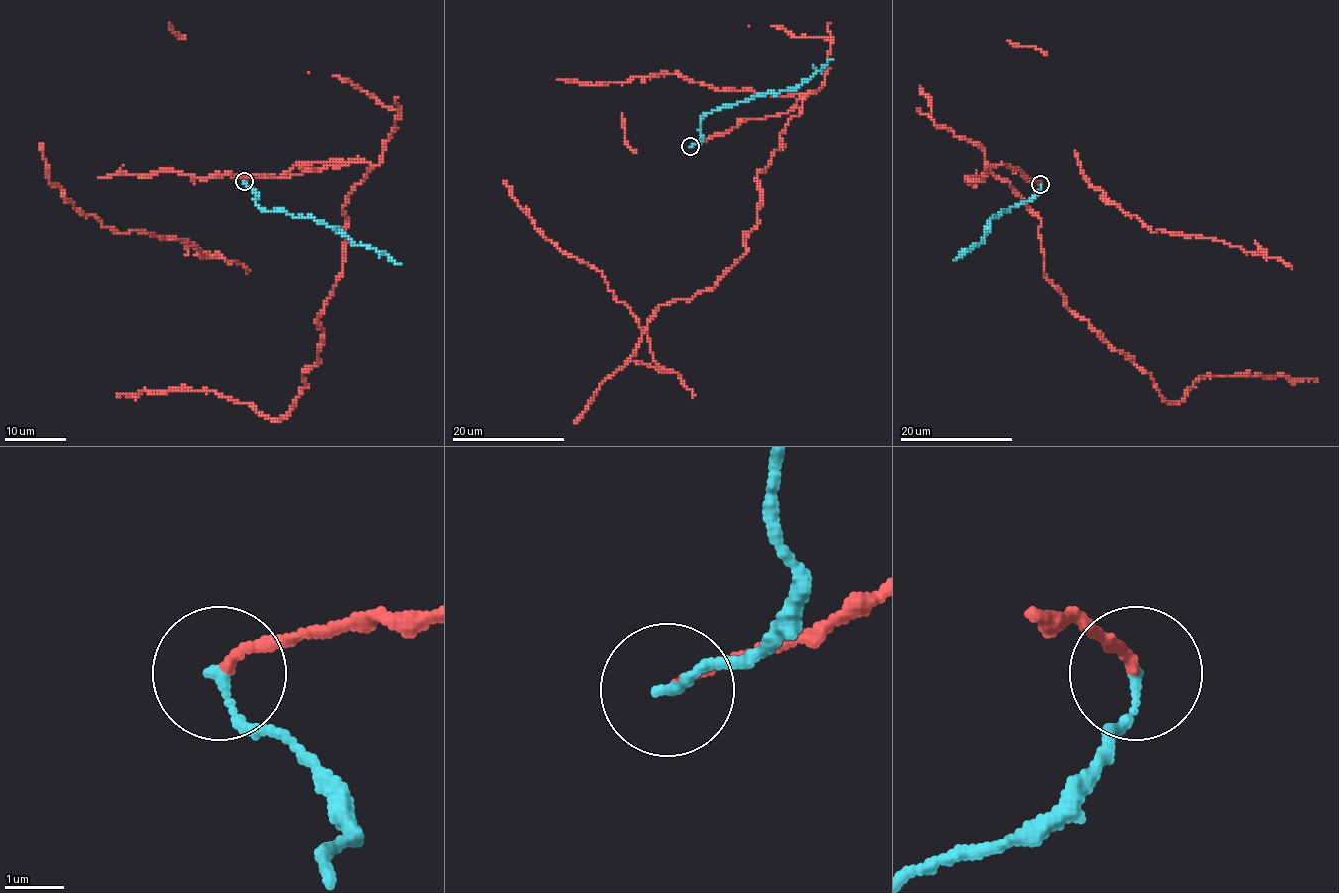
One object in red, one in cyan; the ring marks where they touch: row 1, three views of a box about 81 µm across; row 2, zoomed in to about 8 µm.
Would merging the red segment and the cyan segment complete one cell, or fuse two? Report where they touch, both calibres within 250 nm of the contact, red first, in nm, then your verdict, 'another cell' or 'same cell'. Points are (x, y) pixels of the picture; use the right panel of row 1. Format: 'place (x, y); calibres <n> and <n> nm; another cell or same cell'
place (1040, 184); calibres 150 and 160 nm; another cell

